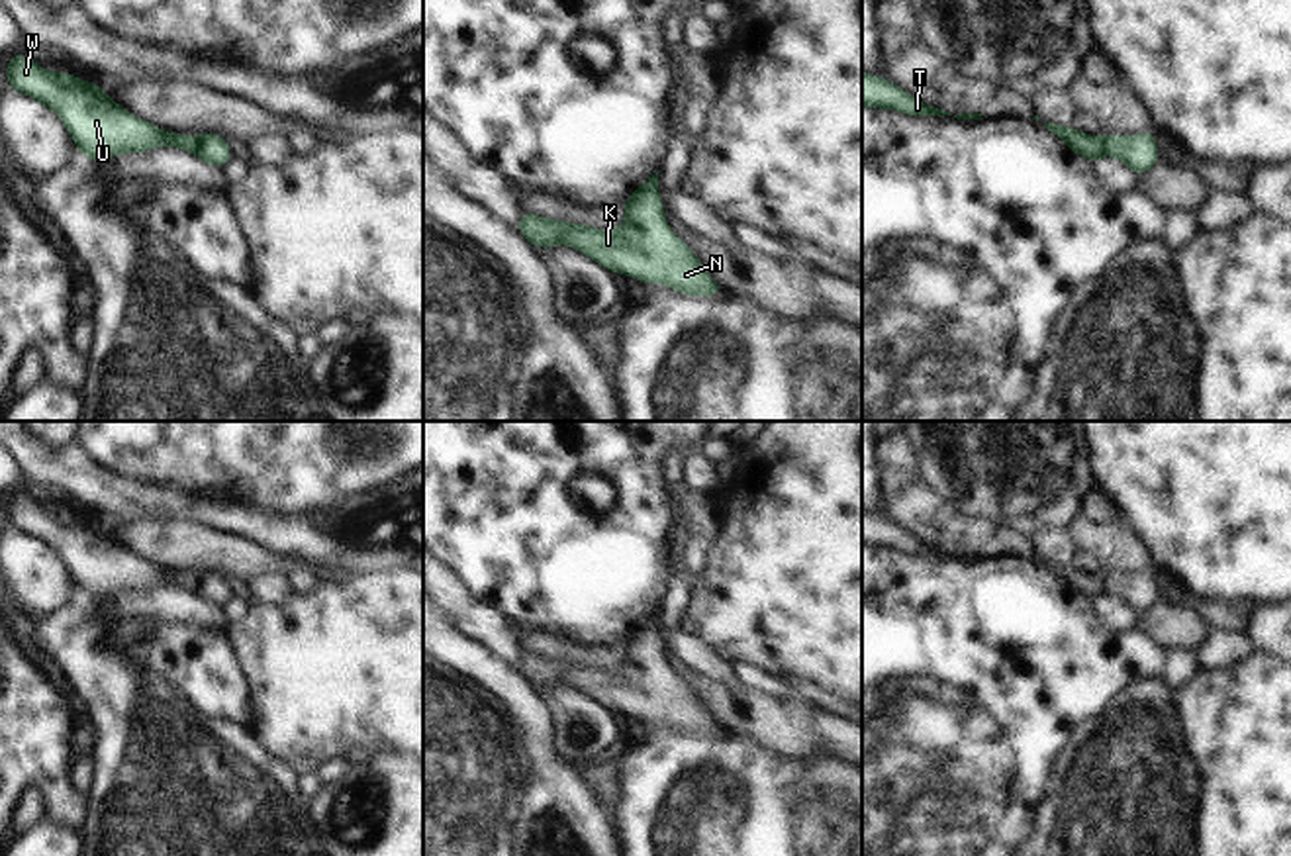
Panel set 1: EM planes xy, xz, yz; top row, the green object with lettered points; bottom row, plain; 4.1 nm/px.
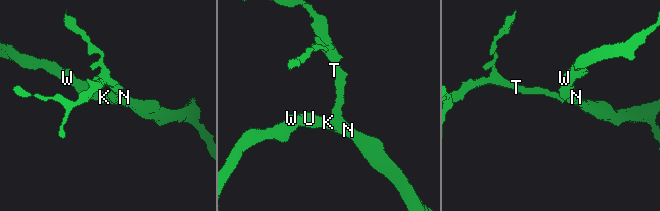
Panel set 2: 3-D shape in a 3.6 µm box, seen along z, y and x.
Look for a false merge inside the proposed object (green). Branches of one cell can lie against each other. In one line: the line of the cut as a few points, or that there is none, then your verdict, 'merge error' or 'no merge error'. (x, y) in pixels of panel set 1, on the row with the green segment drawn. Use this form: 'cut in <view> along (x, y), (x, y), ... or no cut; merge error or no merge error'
no cut; no merge error

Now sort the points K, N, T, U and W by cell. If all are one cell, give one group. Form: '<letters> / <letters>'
K N T U W

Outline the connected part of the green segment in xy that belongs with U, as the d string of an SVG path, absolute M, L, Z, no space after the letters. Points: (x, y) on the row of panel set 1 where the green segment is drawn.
M12 53L4 71L8 88L29 96L61 116L78 153L104 161L123 153L145 153L161 145L194 153L204 165L223 166L233 155L227 139L206 131L180 135L131 116L102 92L100 84L72 72L49 72L22 53Z

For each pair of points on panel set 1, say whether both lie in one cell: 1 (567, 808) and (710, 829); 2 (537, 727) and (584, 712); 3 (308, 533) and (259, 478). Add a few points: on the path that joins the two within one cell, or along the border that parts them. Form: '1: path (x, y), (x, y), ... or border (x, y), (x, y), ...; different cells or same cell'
1: border (604, 804), (616, 835); different cells
2: border (535, 688), (551, 713), (551, 747), (569, 764); different cells
3: border (337, 502), (298, 516), (271, 516), (249, 506); different cells

